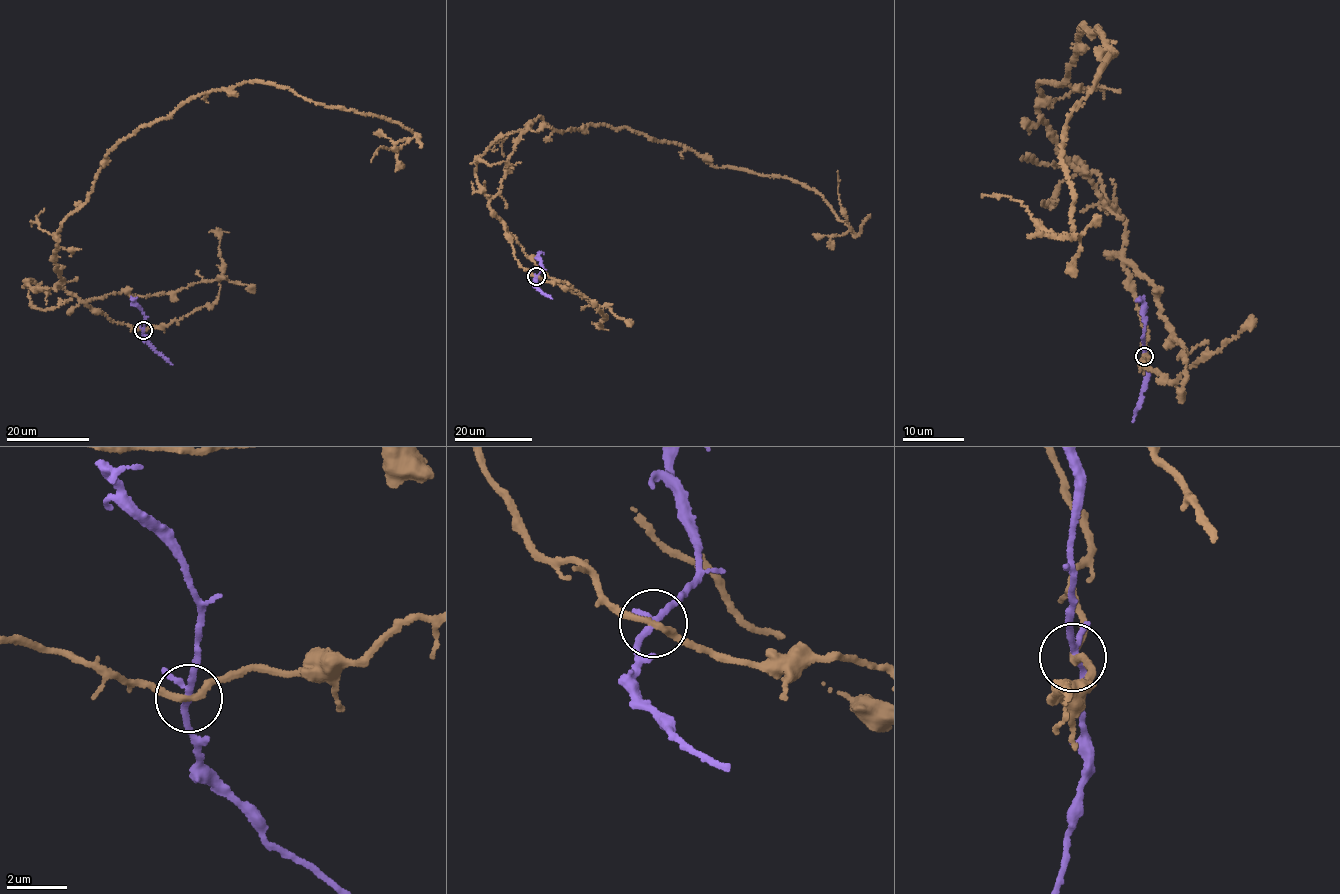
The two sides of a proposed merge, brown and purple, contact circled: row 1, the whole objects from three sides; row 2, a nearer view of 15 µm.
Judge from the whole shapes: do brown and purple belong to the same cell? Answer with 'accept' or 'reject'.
reject

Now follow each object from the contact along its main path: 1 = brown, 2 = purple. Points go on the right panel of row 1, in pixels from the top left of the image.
1: (1143, 356), (1122, 217), (1038, 113), (1038, 84), (1098, 28), (1115, 52), (1062, 137), (1073, 236), (981, 196)
2: (1145, 356), (1142, 399), (1132, 422)

